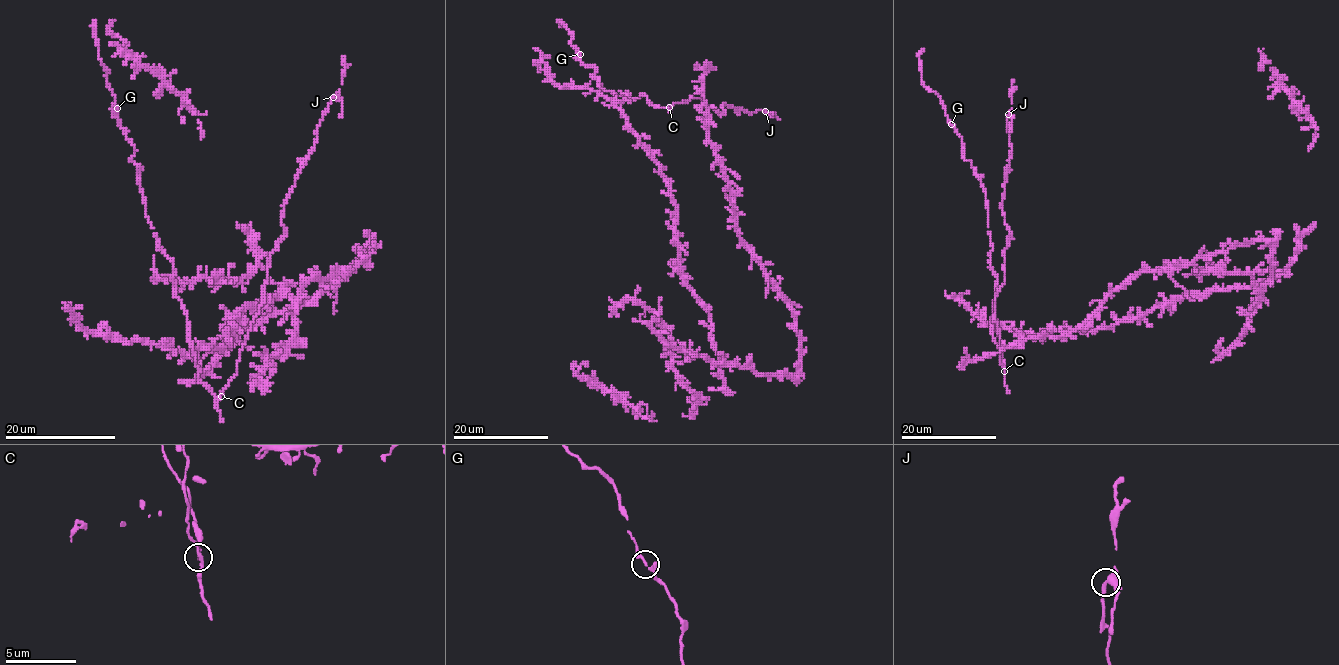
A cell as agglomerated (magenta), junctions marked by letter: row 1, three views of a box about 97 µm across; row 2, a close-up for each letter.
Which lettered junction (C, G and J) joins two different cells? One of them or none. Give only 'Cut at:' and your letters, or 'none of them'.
Cut at: none of them

